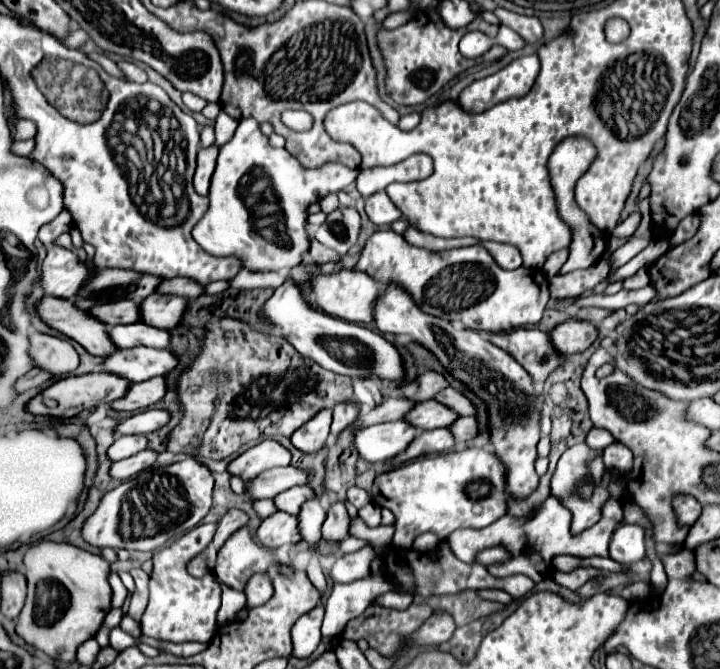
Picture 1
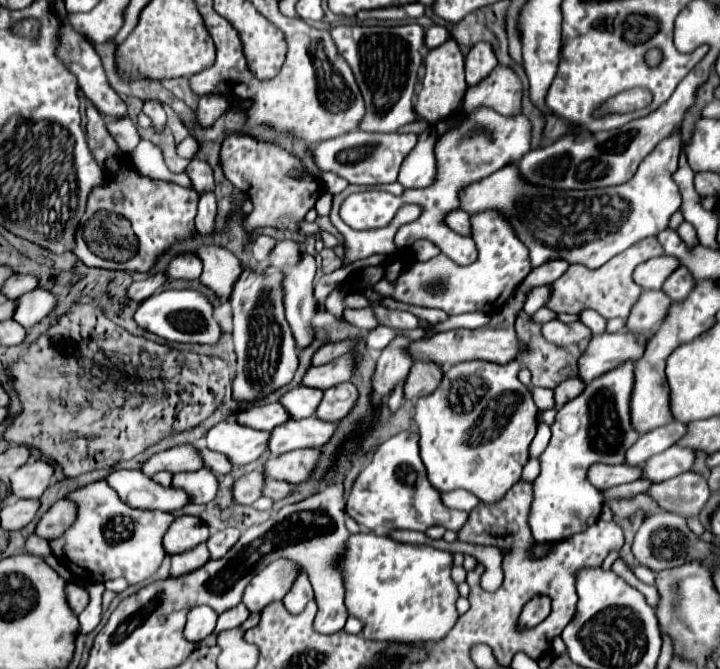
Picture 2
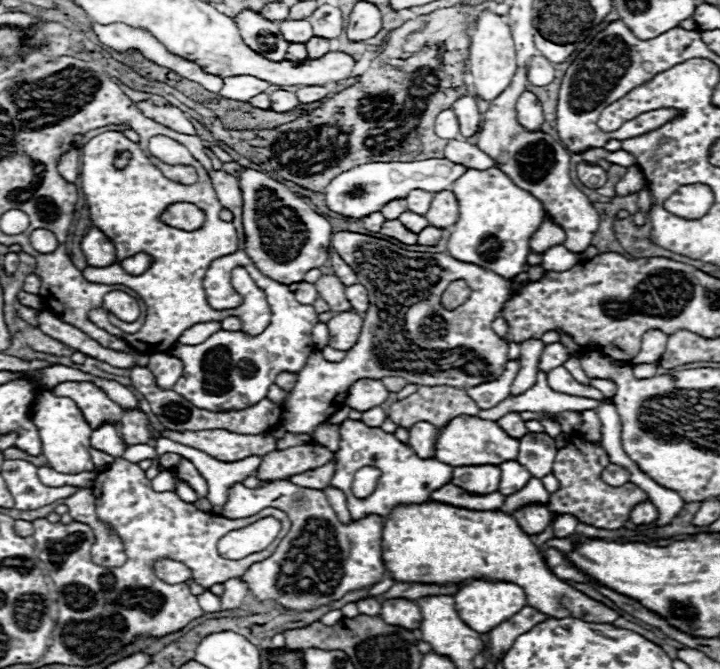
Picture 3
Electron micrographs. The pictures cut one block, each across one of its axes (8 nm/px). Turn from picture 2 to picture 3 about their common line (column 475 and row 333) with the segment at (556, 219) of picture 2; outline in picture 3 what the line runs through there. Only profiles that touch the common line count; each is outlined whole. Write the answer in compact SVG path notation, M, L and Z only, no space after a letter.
M206 322L206 324L196 324L192 328L188 328L180 338L178 342L180 344L202 344L202 340L206 340L210 334L218 332L220 330L220 322Z

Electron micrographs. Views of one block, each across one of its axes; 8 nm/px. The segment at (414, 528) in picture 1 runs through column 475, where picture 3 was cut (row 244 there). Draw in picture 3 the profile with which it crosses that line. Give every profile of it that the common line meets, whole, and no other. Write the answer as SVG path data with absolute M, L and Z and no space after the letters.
M468 168L454 182L452 192L458 200L460 216L448 240L448 254L456 260L490 268L508 280L516 278L522 272L522 266L526 264L526 256L530 252L528 240L540 228L546 216L540 200L510 182L510 178L498 168Z

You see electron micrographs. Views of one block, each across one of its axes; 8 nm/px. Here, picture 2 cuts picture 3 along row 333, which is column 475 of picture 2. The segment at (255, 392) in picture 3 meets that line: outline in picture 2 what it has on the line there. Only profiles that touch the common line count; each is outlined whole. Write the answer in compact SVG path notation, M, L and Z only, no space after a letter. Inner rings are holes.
M494 212L470 216L470 222L472 222L472 238L478 246L478 260L472 266L462 268L450 258L446 258L444 254L438 254L436 258L424 264L406 260L408 272L402 272L394 286L384 278L372 288L378 290L382 296L392 296L394 300L400 300L406 304L440 308L448 316L476 312L476 310L482 310L488 314L498 312L514 292L514 286L518 286L518 282L522 282L522 278L526 278L526 274L532 270L528 248L516 238L510 224L506 224L506 220ZM438 282L442 282L442 286L434 288L434 284Z

